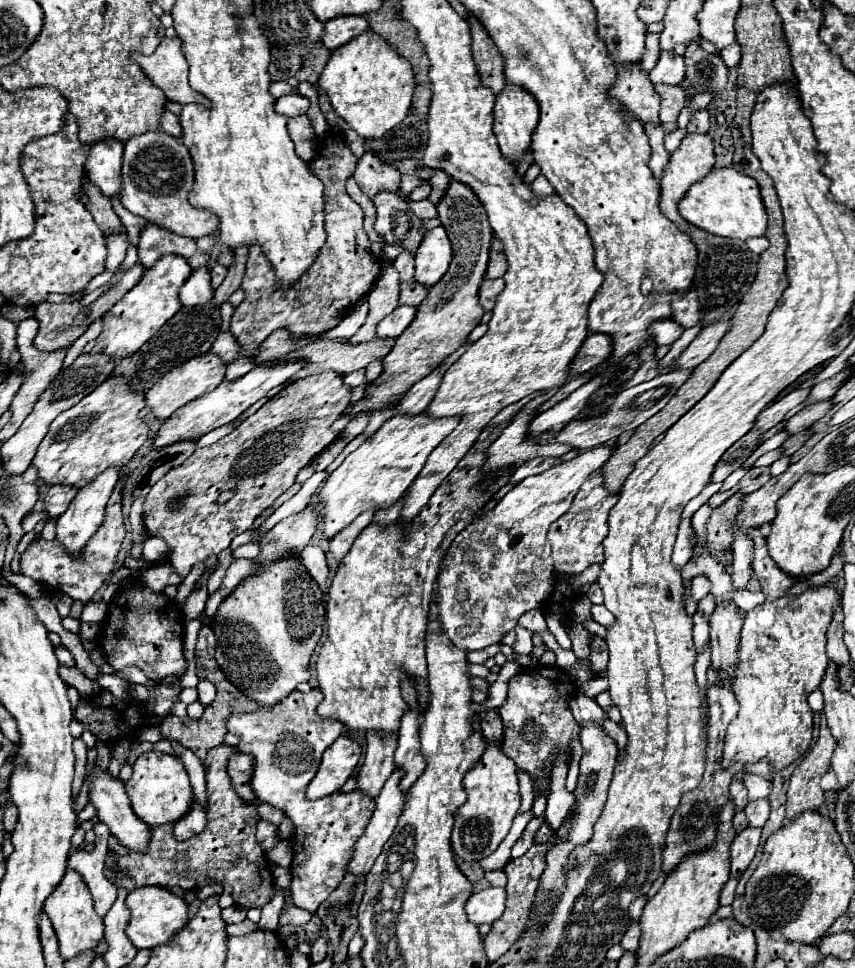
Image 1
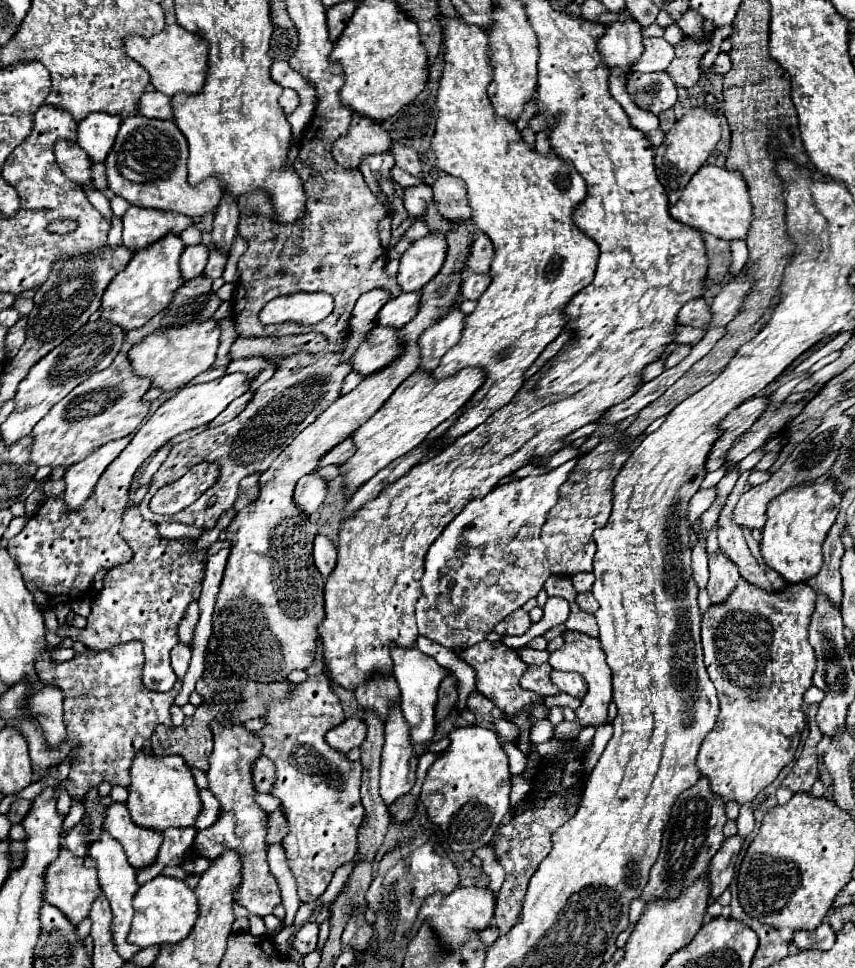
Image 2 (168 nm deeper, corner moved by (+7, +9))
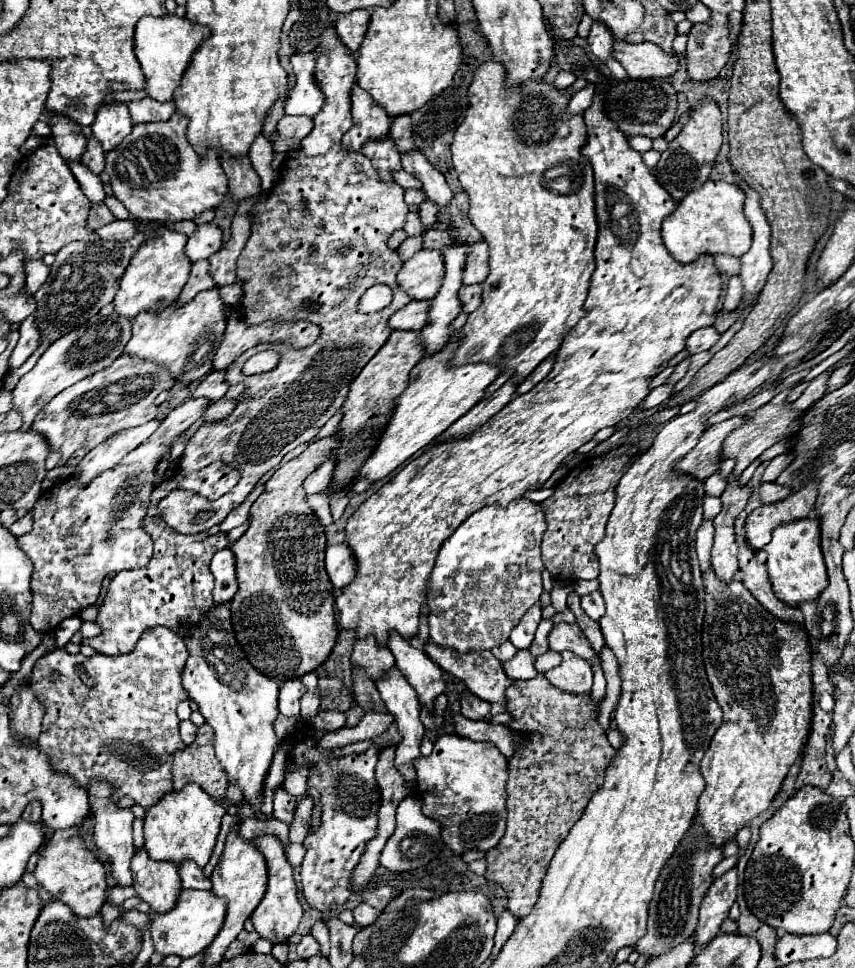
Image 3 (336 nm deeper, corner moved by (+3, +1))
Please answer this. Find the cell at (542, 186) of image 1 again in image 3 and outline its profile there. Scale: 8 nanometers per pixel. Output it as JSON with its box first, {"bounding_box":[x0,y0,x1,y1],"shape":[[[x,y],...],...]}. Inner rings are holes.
{"bounding_box":[567,83,593,115],"shape":[[[589,83],[585,89],[581,89],[579,93],[575,93],[567,105],[567,113],[569,115],[575,115],[575,113],[581,113],[585,111],[589,105],[591,105],[591,97],[593,97],[593,85]]]}

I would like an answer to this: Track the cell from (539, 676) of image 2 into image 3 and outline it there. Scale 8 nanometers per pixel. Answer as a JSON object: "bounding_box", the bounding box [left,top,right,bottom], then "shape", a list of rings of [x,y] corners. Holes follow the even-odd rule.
{"bounding_box":[485,673,615,919],"shape":[[[543,673],[535,679],[515,681],[507,689],[507,713],[513,715],[513,723],[509,725],[513,731],[525,733],[527,743],[523,749],[515,753],[509,761],[509,781],[507,781],[507,831],[501,837],[499,845],[485,853],[487,871],[485,879],[499,883],[509,897],[509,911],[523,919],[535,907],[535,901],[541,891],[543,877],[551,863],[551,857],[559,843],[567,837],[573,823],[583,815],[591,795],[603,781],[603,771],[611,763],[615,749],[609,745],[605,731],[597,725],[597,703],[591,701],[589,695],[573,695],[555,689]]]}

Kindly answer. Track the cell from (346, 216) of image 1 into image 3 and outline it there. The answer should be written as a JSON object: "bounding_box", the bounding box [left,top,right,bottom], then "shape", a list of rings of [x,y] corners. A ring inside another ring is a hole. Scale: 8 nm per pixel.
{"bounding_box":[159,25,411,535],"shape":[[[331,25],[321,33],[321,41],[313,53],[317,55],[315,79],[325,93],[325,105],[313,117],[315,125],[303,139],[299,151],[287,157],[267,201],[253,207],[257,221],[237,259],[237,279],[243,283],[245,291],[239,309],[245,323],[311,321],[319,325],[323,333],[309,349],[259,345],[227,367],[227,375],[245,375],[243,365],[255,353],[267,349],[281,355],[275,369],[247,377],[249,381],[245,387],[249,395],[225,421],[203,423],[185,445],[179,459],[179,475],[199,471],[213,461],[223,461],[231,467],[241,467],[241,481],[233,491],[215,501],[180,489],[169,493],[159,503],[159,515],[179,533],[195,535],[219,525],[233,507],[243,503],[255,483],[277,467],[289,451],[313,441],[321,427],[343,405],[357,373],[391,335],[387,319],[411,301],[395,281],[403,263],[397,251],[387,247],[389,235],[403,227],[405,215],[409,213],[403,201],[403,189],[397,183],[381,183],[365,155],[349,155],[341,149],[341,137],[353,125],[351,89],[355,85],[355,59],[339,41]],[[377,283],[393,289],[393,301],[379,313],[361,315],[357,303],[361,295]],[[305,299],[321,303],[319,311],[301,309]],[[201,509],[215,509],[215,515],[209,521],[195,525],[193,515]]]}

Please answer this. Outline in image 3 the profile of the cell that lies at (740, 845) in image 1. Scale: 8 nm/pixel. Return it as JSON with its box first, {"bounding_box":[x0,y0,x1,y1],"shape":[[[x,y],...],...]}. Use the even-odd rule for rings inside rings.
{"bounding_box":[695,867,737,945],"shape":[[[733,867],[711,883],[701,901],[701,915],[695,929],[695,945],[705,945],[719,935],[721,923],[723,919],[727,919],[729,907],[735,903],[735,891],[737,891],[737,869]]]}

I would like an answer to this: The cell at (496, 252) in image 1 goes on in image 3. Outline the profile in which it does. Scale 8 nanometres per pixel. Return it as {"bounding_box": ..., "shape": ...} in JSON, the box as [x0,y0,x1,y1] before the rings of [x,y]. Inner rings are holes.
{"bounding_box":[463,241,489,285],"shape":[[[477,241],[471,245],[471,253],[467,257],[467,265],[465,265],[465,275],[463,275],[463,283],[471,285],[471,283],[483,283],[487,279],[489,273],[489,245],[485,241]]]}

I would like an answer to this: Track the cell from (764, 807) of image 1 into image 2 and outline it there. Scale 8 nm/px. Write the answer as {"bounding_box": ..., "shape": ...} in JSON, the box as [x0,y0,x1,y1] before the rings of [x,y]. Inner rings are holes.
{"bounding_box":[737,805,755,837],"shape":[[[741,805],[741,815],[739,815],[739,819],[737,819],[737,827],[739,827],[739,835],[741,837],[747,837],[751,831],[753,831],[753,827],[755,827],[755,817],[753,817],[753,811],[749,809],[749,805]]]}

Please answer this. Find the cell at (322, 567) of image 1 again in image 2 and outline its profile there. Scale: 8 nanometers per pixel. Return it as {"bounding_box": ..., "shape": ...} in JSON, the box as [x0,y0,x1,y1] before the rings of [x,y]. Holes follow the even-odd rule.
{"bounding_box":[313,535,337,577],"shape":[[[317,535],[315,537],[313,557],[315,557],[315,565],[321,571],[321,575],[327,577],[335,569],[335,563],[337,563],[337,547],[331,543],[329,537]]]}

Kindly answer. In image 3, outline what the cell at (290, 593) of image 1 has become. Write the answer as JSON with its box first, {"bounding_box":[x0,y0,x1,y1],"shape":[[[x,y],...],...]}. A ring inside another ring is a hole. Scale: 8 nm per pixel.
{"bounding_box":[231,435,339,683],"shape":[[[327,435],[323,439],[315,439],[307,445],[307,449],[281,465],[265,483],[265,491],[255,499],[249,511],[249,529],[231,543],[231,551],[235,551],[235,571],[239,589],[231,601],[231,623],[235,631],[235,639],[243,649],[247,661],[263,675],[277,679],[279,683],[289,679],[299,679],[301,675],[315,671],[325,663],[331,649],[337,641],[337,623],[335,623],[335,597],[333,585],[325,571],[325,533],[323,525],[317,519],[315,511],[309,507],[307,497],[303,493],[303,481],[309,473],[313,473],[323,461],[327,461],[327,453],[335,453],[335,445],[339,445],[339,437]]]}

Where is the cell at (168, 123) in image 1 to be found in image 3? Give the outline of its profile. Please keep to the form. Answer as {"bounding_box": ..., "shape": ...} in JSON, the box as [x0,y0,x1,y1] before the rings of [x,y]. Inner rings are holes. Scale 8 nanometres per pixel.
{"bounding_box":[127,97,175,123],"shape":[[[145,97],[141,101],[127,103],[133,123],[153,123],[153,121],[167,121],[175,113],[175,103],[161,103],[151,97]]]}

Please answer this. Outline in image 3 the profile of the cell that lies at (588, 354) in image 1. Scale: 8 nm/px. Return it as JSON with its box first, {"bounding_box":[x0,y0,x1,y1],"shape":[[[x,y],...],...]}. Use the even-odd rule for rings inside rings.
{"bounding_box":[515,357,553,395],"shape":[[[547,357],[519,387],[517,387],[517,391],[515,391],[515,395],[523,395],[523,393],[527,393],[527,391],[531,391],[537,383],[541,383],[549,373],[551,373],[551,367],[553,367],[553,357]]]}

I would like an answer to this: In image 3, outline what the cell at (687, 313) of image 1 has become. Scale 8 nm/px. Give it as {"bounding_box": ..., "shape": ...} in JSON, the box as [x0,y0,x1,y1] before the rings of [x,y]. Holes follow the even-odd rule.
{"bounding_box":[687,325,719,355],"shape":[[[713,325],[709,327],[703,327],[703,329],[697,329],[695,333],[689,335],[687,339],[687,351],[693,355],[693,353],[699,353],[699,351],[707,351],[711,349],[719,339],[719,333]]]}

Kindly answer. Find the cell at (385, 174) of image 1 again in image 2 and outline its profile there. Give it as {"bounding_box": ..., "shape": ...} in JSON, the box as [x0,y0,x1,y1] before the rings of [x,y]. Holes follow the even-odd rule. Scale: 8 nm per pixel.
{"bounding_box":[331,113,391,167],"shape":[[[353,113],[351,129],[339,137],[331,149],[333,159],[343,167],[359,167],[363,157],[385,153],[391,147],[391,137],[377,121],[367,121],[359,113]]]}

